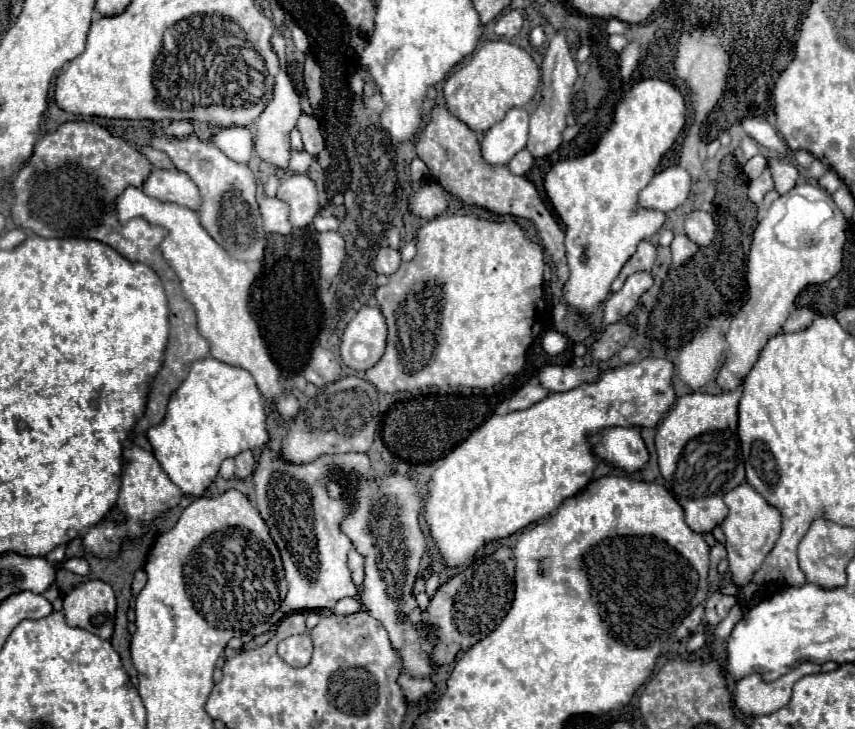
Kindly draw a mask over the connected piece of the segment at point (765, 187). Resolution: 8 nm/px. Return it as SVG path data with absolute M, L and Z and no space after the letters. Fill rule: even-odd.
M766 168L756 180L752 180L750 182L750 188L748 188L748 198L756 204L756 206L760 206L762 204L762 198L764 198L764 194L768 194L770 190L774 188L774 180L772 180L772 172L770 172L770 168Z

